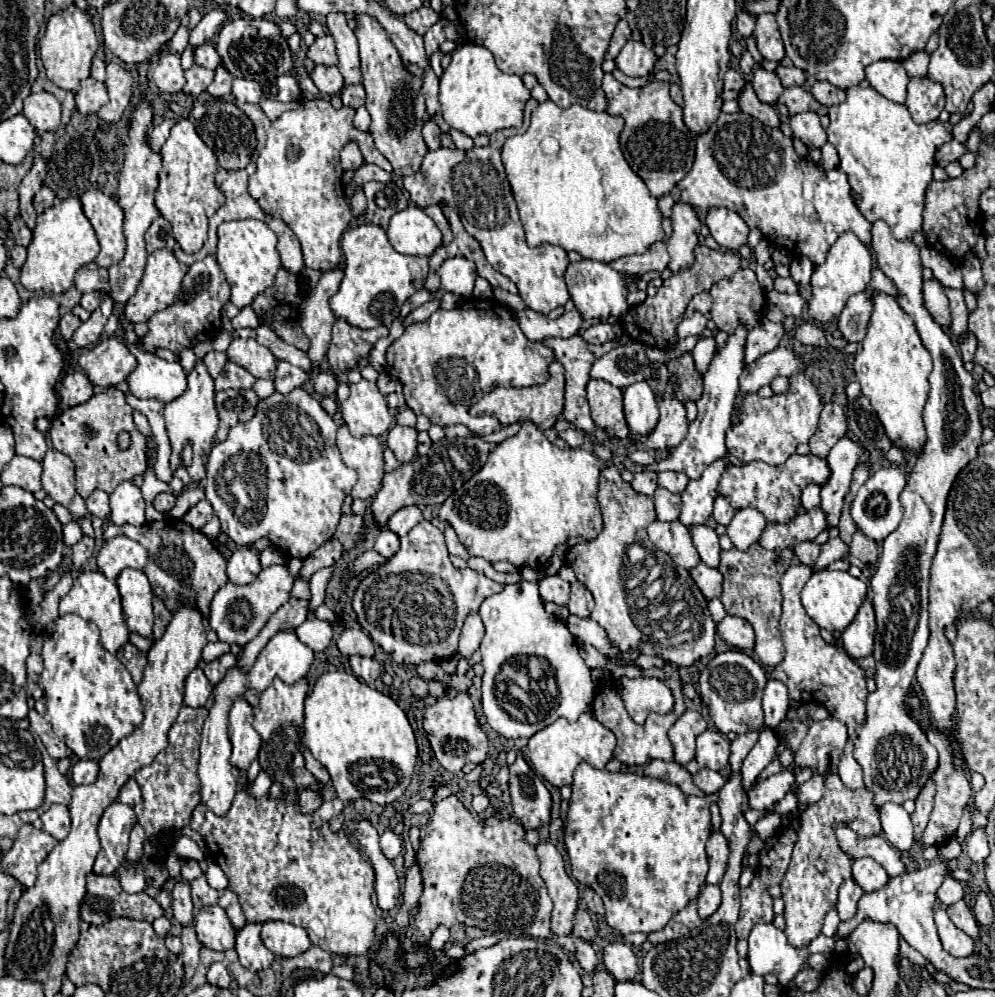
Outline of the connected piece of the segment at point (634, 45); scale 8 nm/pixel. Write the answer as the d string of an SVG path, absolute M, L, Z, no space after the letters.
M630 39L614 61L616 61L616 67L624 75L628 75L628 77L646 77L652 71L654 63L656 63L656 55L644 43Z

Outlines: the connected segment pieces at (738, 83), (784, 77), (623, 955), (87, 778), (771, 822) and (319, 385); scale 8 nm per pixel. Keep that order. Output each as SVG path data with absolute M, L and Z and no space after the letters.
M728 69L724 75L724 89L732 89L732 91L740 91L744 87L746 79L742 77L740 71L736 69Z
M778 65L778 67L774 69L774 73L780 77L780 81L782 81L784 87L804 85L804 81L806 81L804 71L798 69L798 67L784 67L784 65Z
M618 941L608 943L604 947L602 959L604 959L604 965L606 965L608 973L616 981L628 981L628 979L634 979L638 975L636 955L634 955L632 947L626 945L626 943L618 943Z
M74 761L72 765L72 781L74 785L88 785L94 783L98 777L98 763L96 761Z
M768 813L766 817L762 817L762 819L754 825L754 829L756 829L758 835L766 841L768 837L772 837L772 835L780 829L780 825L782 825L782 815L780 815L780 813Z
M320 371L314 377L314 389L316 393L320 393L322 397L330 397L336 399L336 377L330 371Z

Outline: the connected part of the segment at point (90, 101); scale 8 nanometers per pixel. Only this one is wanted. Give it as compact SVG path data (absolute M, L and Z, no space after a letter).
M88 77L80 83L80 91L74 95L76 99L76 109L82 115L90 115L96 113L102 105L108 103L108 93L106 93L106 85Z

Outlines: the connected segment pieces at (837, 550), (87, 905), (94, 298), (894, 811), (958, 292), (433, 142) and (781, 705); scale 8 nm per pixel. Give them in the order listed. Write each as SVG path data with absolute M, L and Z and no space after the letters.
M840 537L826 541L826 543L822 545L820 557L818 557L816 565L814 565L814 571L824 569L828 563L832 563L832 561L836 561L836 559L842 559L842 557L848 555L848 553L850 553L850 549L848 549L848 545L846 545Z
M90 873L86 877L86 895L82 899L82 907L80 907L80 919L90 923L90 925L104 925L110 919L116 917L128 917L128 919L138 919L138 921L148 921L152 923L156 917L162 915L162 907L156 903L156 899L152 899L150 895L142 893L124 893L118 879L114 875L96 875Z
M94 291L94 293L88 293L88 295L82 295L80 299L80 305L86 309L86 311L94 311L98 305L100 305L100 293Z
M886 803L884 807L880 807L880 819L882 819L882 831L894 849L908 851L914 845L912 821L902 805Z
M946 287L944 293L950 299L950 311L952 311L950 331L956 339L960 339L966 333L966 327L968 327L968 309L966 309L966 303L964 303L964 293L962 293L962 289L950 289L950 287Z
M432 119L424 123L424 127L422 127L422 137L424 137L428 149L440 149L440 147L442 147L440 135L442 135L442 131L440 131L440 127L438 127Z
M768 679L766 689L764 689L764 715L766 715L766 727L776 729L784 719L786 719L786 711L788 711L788 689L784 683L776 681L776 679Z

